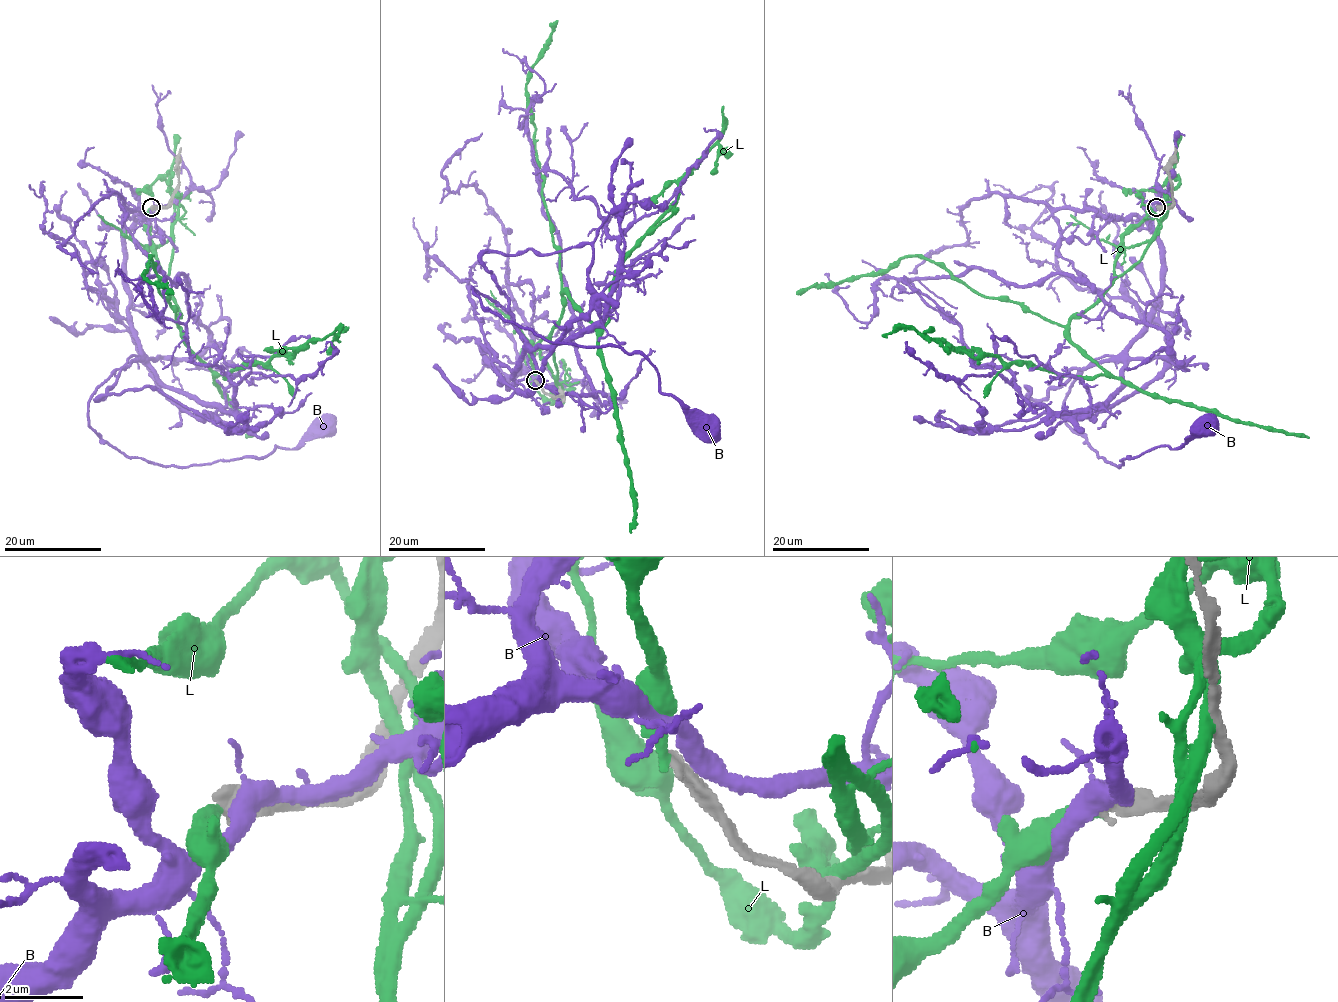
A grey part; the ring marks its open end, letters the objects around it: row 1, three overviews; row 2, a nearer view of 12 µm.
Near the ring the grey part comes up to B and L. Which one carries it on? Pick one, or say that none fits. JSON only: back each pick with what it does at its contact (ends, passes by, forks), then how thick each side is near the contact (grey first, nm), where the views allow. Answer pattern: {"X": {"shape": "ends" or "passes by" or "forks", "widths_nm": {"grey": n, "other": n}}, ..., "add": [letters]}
{"add": []}

